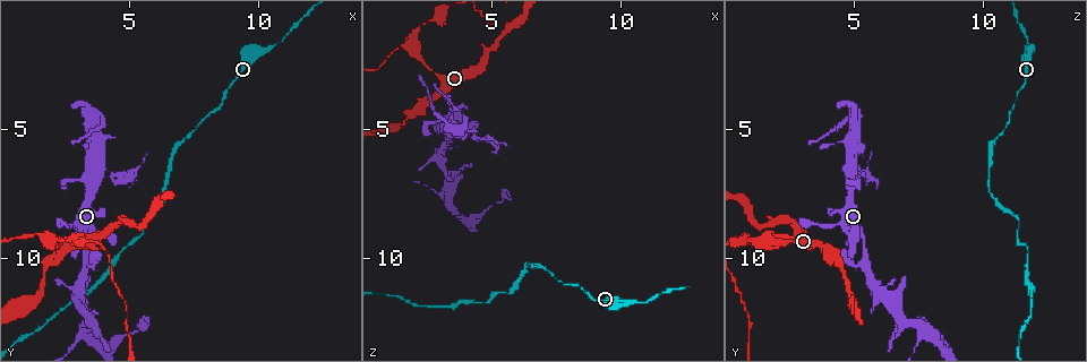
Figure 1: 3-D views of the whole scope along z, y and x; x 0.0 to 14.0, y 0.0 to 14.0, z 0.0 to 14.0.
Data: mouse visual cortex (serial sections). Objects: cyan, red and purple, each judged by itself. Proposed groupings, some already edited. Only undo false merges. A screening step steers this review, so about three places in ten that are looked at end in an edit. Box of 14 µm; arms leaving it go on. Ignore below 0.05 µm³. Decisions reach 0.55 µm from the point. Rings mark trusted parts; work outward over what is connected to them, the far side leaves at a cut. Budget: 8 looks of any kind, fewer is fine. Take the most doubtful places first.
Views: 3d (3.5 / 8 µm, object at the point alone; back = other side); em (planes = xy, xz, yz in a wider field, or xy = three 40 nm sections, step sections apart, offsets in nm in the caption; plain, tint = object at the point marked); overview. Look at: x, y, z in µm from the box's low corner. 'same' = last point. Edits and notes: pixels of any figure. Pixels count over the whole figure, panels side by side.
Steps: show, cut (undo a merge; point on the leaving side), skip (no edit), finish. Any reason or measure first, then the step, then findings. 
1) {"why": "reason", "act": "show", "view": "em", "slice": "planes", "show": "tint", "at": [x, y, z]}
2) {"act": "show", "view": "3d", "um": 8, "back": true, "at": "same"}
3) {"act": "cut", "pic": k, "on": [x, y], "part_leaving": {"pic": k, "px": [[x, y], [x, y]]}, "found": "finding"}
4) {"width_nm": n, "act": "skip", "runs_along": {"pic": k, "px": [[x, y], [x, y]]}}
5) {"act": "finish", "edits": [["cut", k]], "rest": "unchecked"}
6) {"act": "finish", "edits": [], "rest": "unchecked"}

{"why": "sharp bend", "act": "show", "view": "3d", "um": 3.5, "at": [10.3, 1.9, 11.6]}

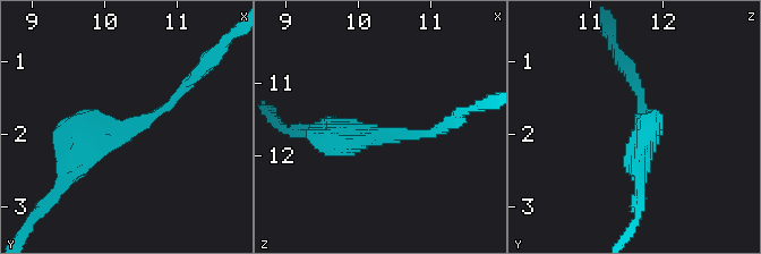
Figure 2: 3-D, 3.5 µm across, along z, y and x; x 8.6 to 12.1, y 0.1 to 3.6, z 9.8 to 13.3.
{"arm_widths_nm": [150, 350], "act": "show", "view": "em", "slice": "planes", "show": "tint", "at": [10.35, 1.95, 11.70]}

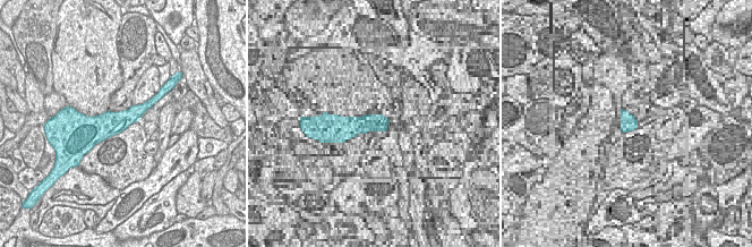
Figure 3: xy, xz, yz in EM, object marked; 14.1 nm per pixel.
{"act": "skip", "runs_along": {"pic": 3, "px": [[150, 103], [119, 121], [84, 118]]}, "found": "continuous, no second cell"}

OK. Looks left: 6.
{"why": "calibre changes", "act": "show", "view": "3d", "um": 8, "at": [3.8, 6.7, 4.9]}

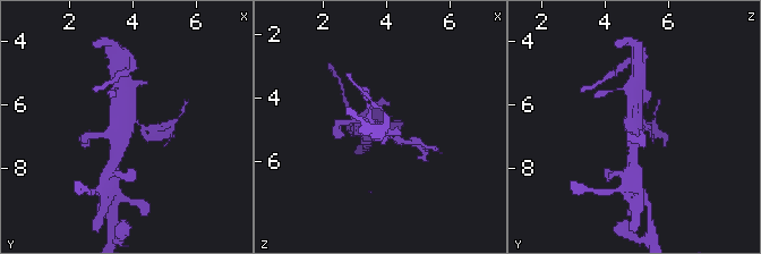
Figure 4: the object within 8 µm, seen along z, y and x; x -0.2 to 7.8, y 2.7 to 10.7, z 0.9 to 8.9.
{"why": "zoom in", "act": "show", "view": "3d", "um": 3.5, "at": [3.7, 6.6, 5.0]}

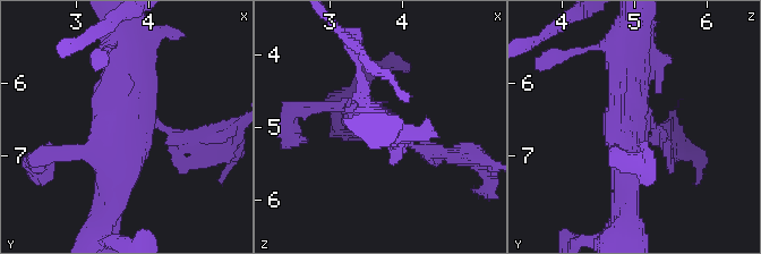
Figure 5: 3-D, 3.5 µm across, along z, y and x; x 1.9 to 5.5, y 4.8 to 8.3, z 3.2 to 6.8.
{"act": "cut", "pic": 5, "on": [194, 134], "part_leaving": {"pic": 5, "px": [[159, 123], [173, 137], [219, 134], [232, 158]]}, "found": "two cells meet here"}

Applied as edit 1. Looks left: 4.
{"act": "show", "view": "overview"}

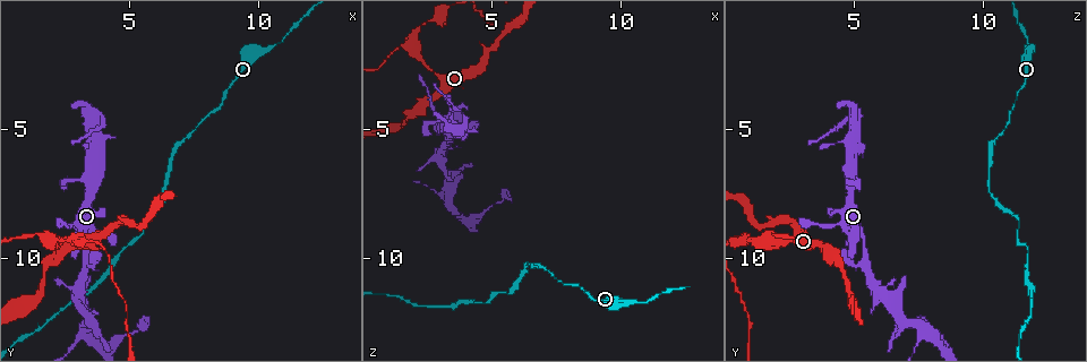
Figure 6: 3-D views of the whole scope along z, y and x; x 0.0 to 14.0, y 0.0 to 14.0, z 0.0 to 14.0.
{"why": "thick turns thin", "act": "show", "view": "3d", "um": 3.5, "at": [2.4, 9.3, 2.5]}

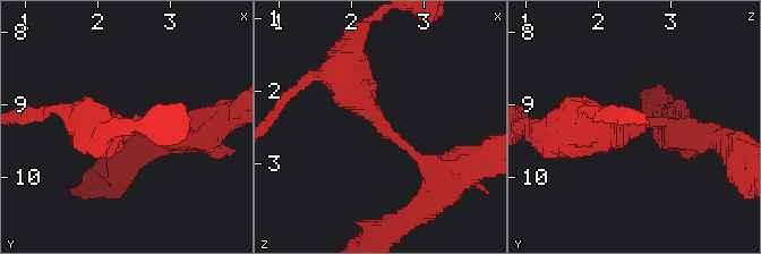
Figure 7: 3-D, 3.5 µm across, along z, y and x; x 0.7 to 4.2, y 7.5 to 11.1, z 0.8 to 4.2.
{"arm_widths_nm": [200, 500], "why": "shape alone is not enough", "act": "show", "view": "em", "slice": "planes", "show": "tint", "at": [2.45, 9.30, 2.50]}

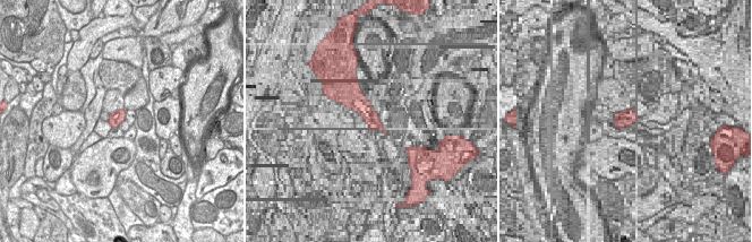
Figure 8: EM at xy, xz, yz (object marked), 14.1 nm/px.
{"act": "show", "view": "em", "slice": "xy", "step": 5, "show": "tint", "at": "same"}

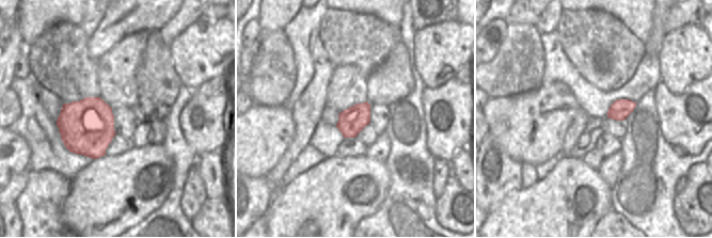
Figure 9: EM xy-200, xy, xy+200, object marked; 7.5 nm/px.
{"width_nm": 200, "act": "cut", "pic": 7, "on": [599, 128], "part_leaving": {"pic": 7, "px": [[622, 129], [538, 129]]}, "found": "a second cell is stuck on"}

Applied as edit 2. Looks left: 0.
{"act": "finish", "edits": [["cut", 5], ["cut", 7]], "rest": "unchecked"}

